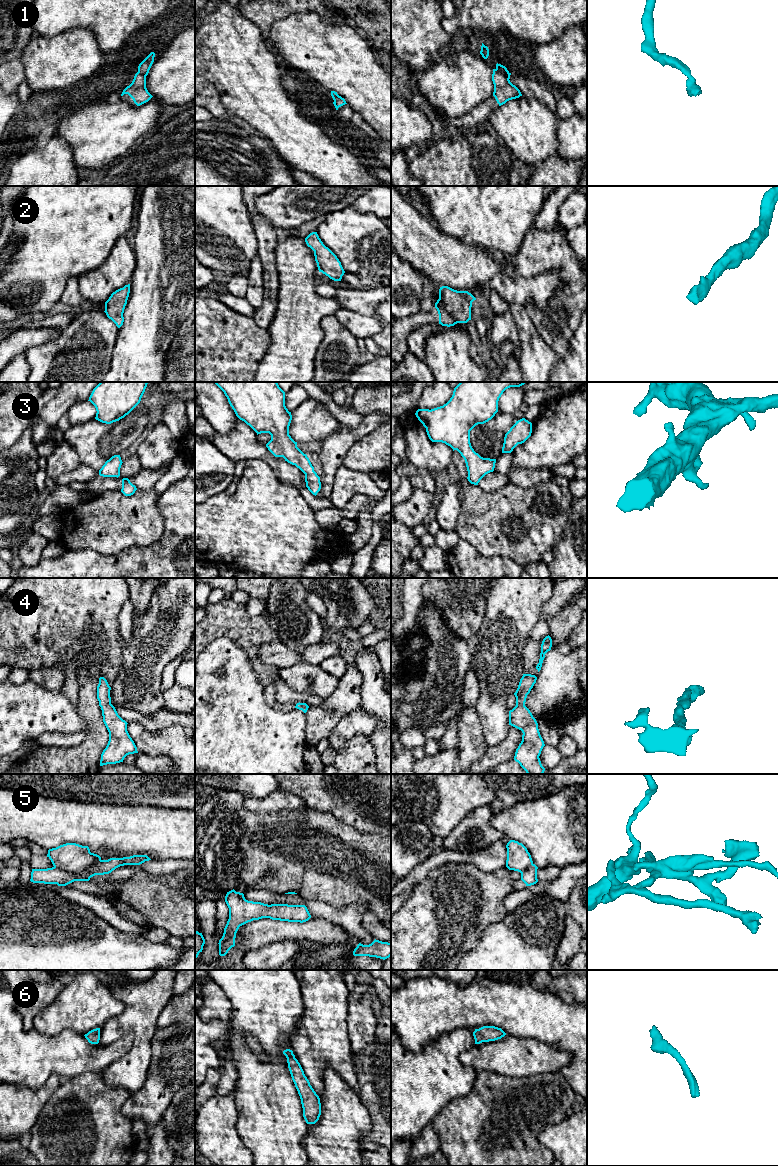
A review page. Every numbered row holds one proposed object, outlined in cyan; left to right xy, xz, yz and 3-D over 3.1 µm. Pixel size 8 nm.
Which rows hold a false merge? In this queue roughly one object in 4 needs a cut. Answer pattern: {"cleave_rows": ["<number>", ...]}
{"cleave_rows": ["1", "5"]}

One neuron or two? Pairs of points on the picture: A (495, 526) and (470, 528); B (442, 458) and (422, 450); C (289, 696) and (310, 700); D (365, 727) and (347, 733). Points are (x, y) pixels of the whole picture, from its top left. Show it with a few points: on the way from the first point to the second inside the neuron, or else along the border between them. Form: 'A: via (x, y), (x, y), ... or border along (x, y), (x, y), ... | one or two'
A: via (489, 526), (476, 526) | one
B: via (437, 457), (427, 455) | one
C: via (294, 696), (305, 698) | one
D: via (361, 727), (353, 727), (351, 729) | one

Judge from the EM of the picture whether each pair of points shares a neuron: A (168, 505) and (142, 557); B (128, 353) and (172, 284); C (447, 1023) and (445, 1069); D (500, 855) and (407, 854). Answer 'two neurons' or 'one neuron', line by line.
A: one neuron
B: one neuron
C: two neurons
D: two neurons

